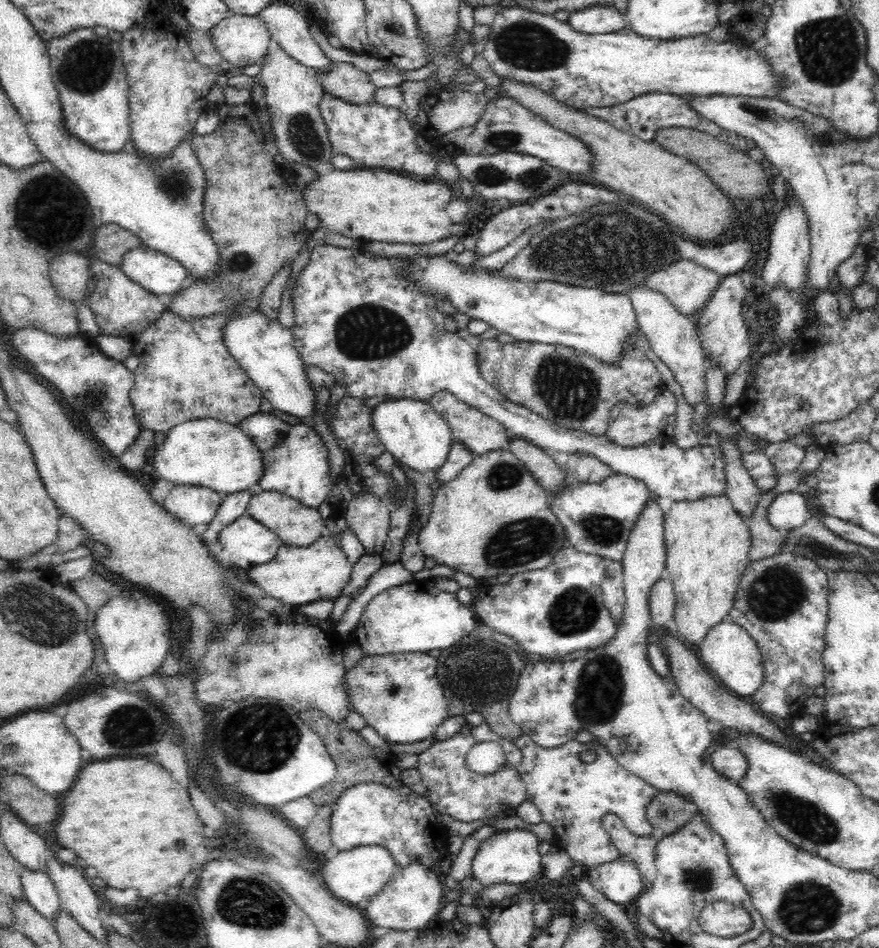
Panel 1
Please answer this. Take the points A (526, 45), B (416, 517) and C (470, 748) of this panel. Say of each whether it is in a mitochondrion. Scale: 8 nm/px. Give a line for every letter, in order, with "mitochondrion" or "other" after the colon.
A: mitochondrion
B: other
C: other

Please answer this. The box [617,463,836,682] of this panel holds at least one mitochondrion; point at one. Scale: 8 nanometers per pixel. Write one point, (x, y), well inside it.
(777, 592)

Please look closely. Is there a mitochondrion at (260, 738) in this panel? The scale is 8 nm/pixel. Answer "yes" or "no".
yes

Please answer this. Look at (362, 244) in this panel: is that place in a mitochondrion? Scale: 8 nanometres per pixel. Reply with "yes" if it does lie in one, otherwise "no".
no

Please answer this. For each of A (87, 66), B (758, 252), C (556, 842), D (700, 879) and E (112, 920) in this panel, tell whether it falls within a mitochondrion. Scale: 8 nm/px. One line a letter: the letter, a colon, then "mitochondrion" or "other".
A: mitochondrion
B: other
C: other
D: mitochondrion
E: other

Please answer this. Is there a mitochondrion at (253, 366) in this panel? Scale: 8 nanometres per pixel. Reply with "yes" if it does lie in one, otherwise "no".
no

